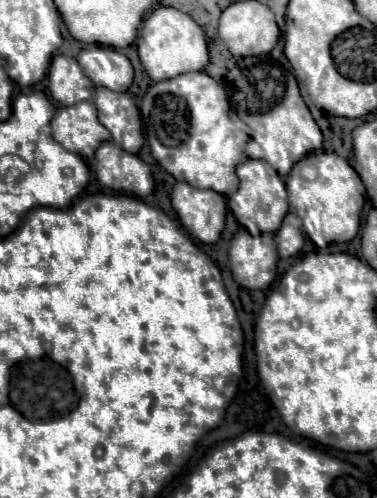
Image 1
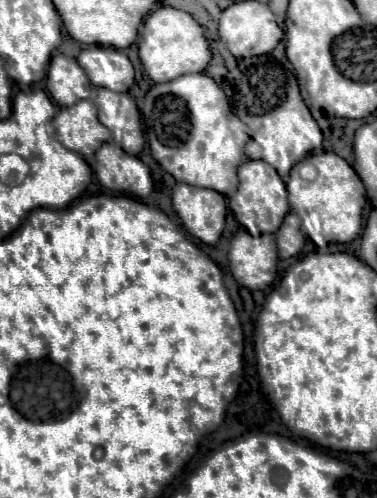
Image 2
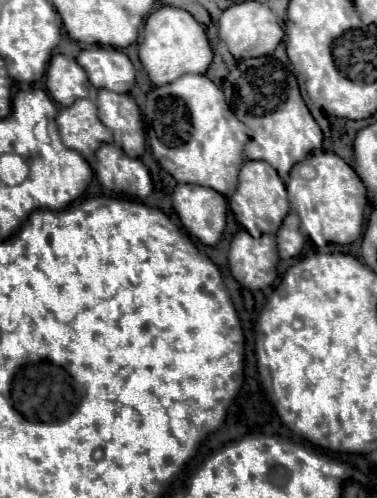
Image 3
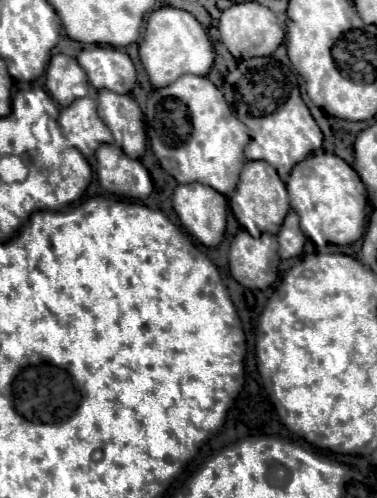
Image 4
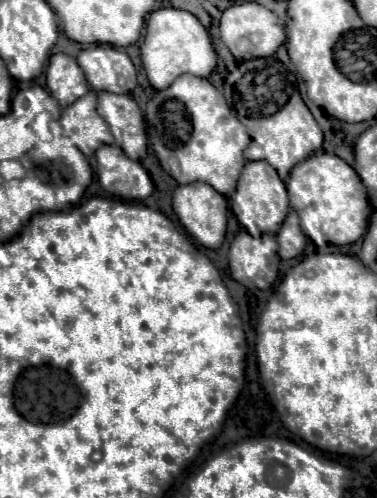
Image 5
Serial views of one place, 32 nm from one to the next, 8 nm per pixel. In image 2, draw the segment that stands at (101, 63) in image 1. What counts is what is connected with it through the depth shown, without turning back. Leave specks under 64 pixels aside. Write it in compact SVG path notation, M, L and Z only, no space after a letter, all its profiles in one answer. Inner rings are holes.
M86 48L78 56L78 64L84 68L94 86L128 92L134 84L134 68L130 60L116 48Z

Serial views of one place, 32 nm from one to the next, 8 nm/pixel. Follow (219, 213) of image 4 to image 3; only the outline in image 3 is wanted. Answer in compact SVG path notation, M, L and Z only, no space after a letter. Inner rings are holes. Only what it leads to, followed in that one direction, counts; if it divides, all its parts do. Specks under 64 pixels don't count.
M178 184L172 192L172 206L186 228L206 246L214 246L226 226L226 198L212 188Z

